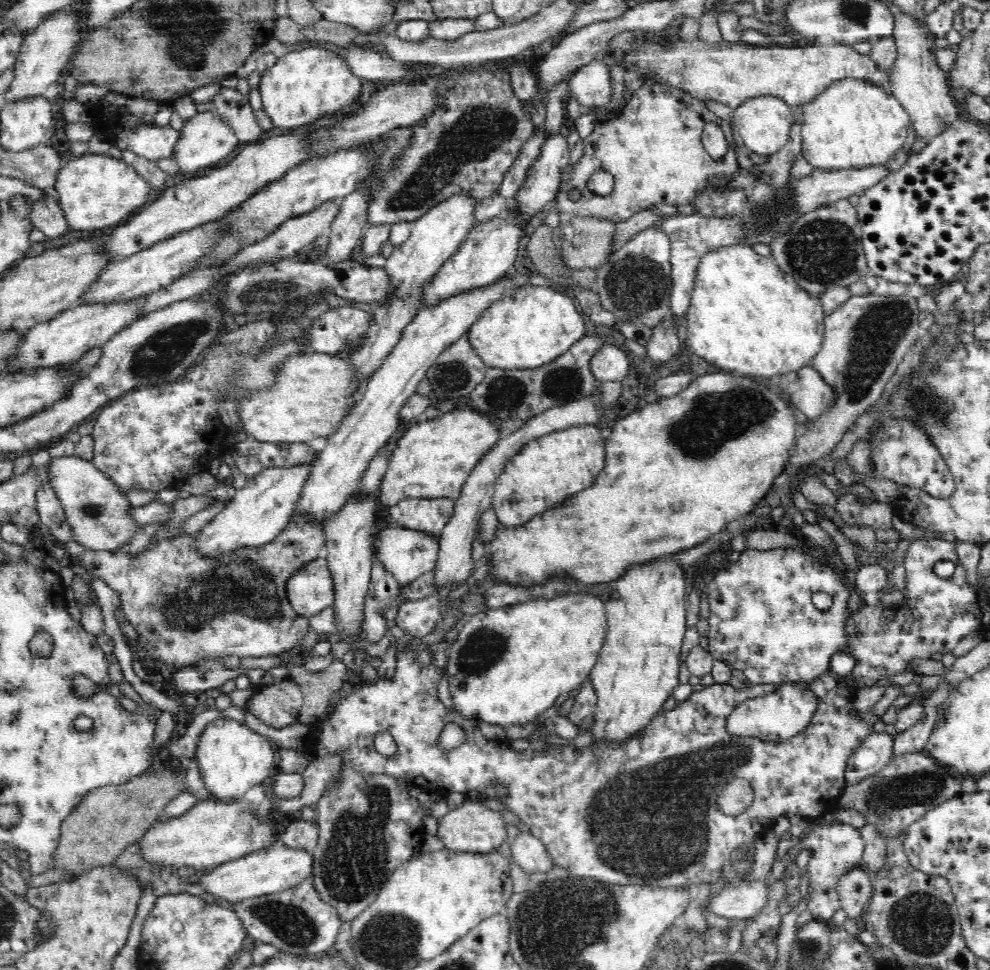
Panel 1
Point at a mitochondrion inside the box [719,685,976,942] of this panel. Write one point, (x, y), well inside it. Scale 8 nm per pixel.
(885, 798)

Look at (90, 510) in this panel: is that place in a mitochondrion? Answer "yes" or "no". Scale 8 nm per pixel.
yes

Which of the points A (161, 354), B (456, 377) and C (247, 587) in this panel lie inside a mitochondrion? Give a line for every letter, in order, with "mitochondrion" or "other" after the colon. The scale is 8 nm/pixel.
A: mitochondrion
B: mitochondrion
C: mitochondrion

